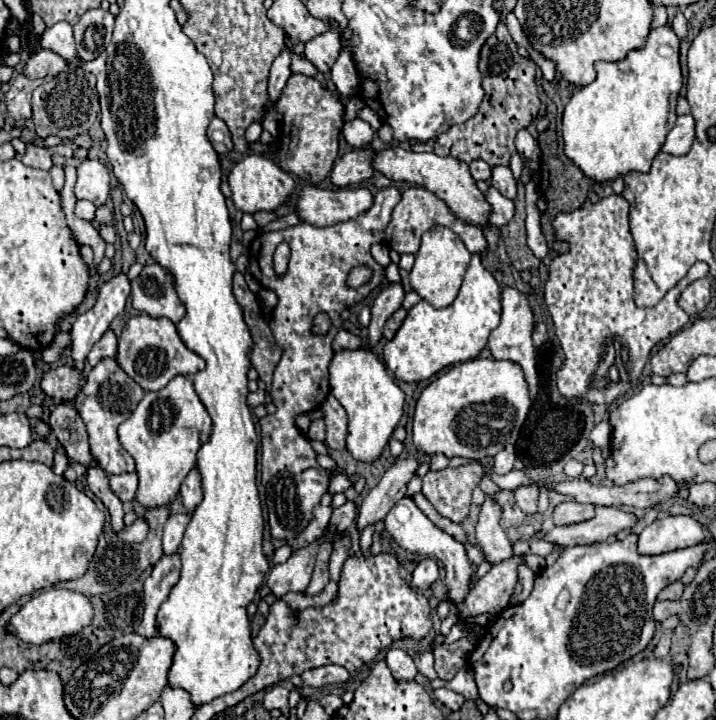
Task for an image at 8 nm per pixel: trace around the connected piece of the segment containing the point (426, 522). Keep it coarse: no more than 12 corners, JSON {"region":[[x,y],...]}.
{"region":[[410,497],[384,527],[406,551],[444,563],[450,601],[470,591],[464,545],[438,529]]}

